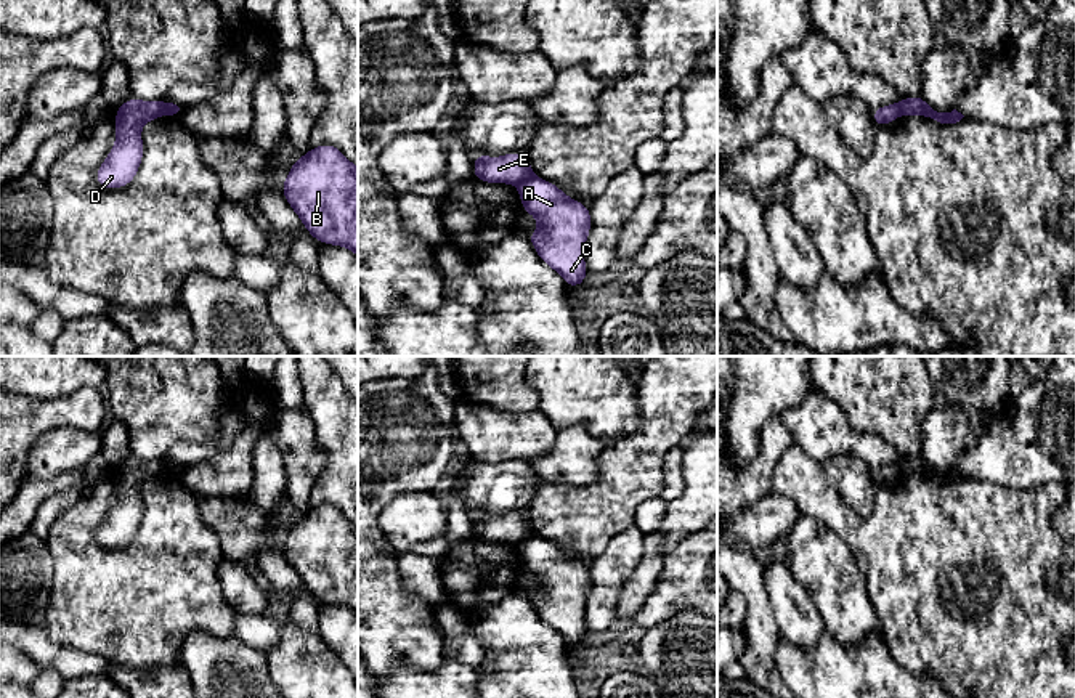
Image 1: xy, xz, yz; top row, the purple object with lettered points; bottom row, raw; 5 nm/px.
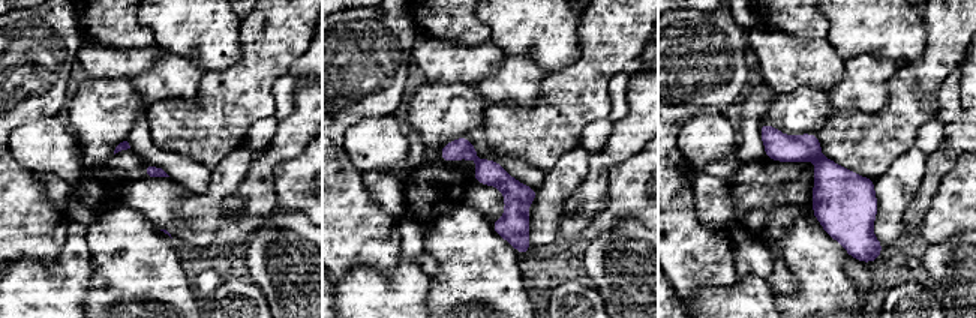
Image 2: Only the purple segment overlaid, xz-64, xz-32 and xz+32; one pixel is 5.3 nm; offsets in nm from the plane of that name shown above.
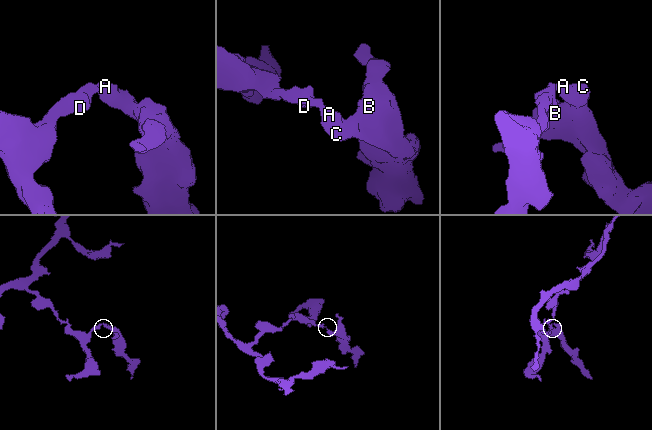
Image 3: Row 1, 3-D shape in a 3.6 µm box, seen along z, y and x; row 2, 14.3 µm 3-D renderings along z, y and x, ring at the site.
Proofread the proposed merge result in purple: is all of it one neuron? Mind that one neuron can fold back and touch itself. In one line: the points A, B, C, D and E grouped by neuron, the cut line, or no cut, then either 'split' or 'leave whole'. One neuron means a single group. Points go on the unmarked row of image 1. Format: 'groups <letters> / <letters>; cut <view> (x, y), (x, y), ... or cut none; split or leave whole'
groups A B C / D E; cut xz (531, 533), (517, 544); split

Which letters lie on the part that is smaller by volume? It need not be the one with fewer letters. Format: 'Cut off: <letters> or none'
Cut off: A, B, C

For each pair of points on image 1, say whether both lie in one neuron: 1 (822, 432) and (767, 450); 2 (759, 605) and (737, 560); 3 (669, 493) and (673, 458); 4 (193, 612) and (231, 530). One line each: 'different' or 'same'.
1: different
2: same
3: same
4: different

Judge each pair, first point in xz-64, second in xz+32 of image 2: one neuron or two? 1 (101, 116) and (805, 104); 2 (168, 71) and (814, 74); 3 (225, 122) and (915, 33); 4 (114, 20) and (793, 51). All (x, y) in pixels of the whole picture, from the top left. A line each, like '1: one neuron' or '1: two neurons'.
1: one neuron
2: two neurons
3: two neurons
4: two neurons

